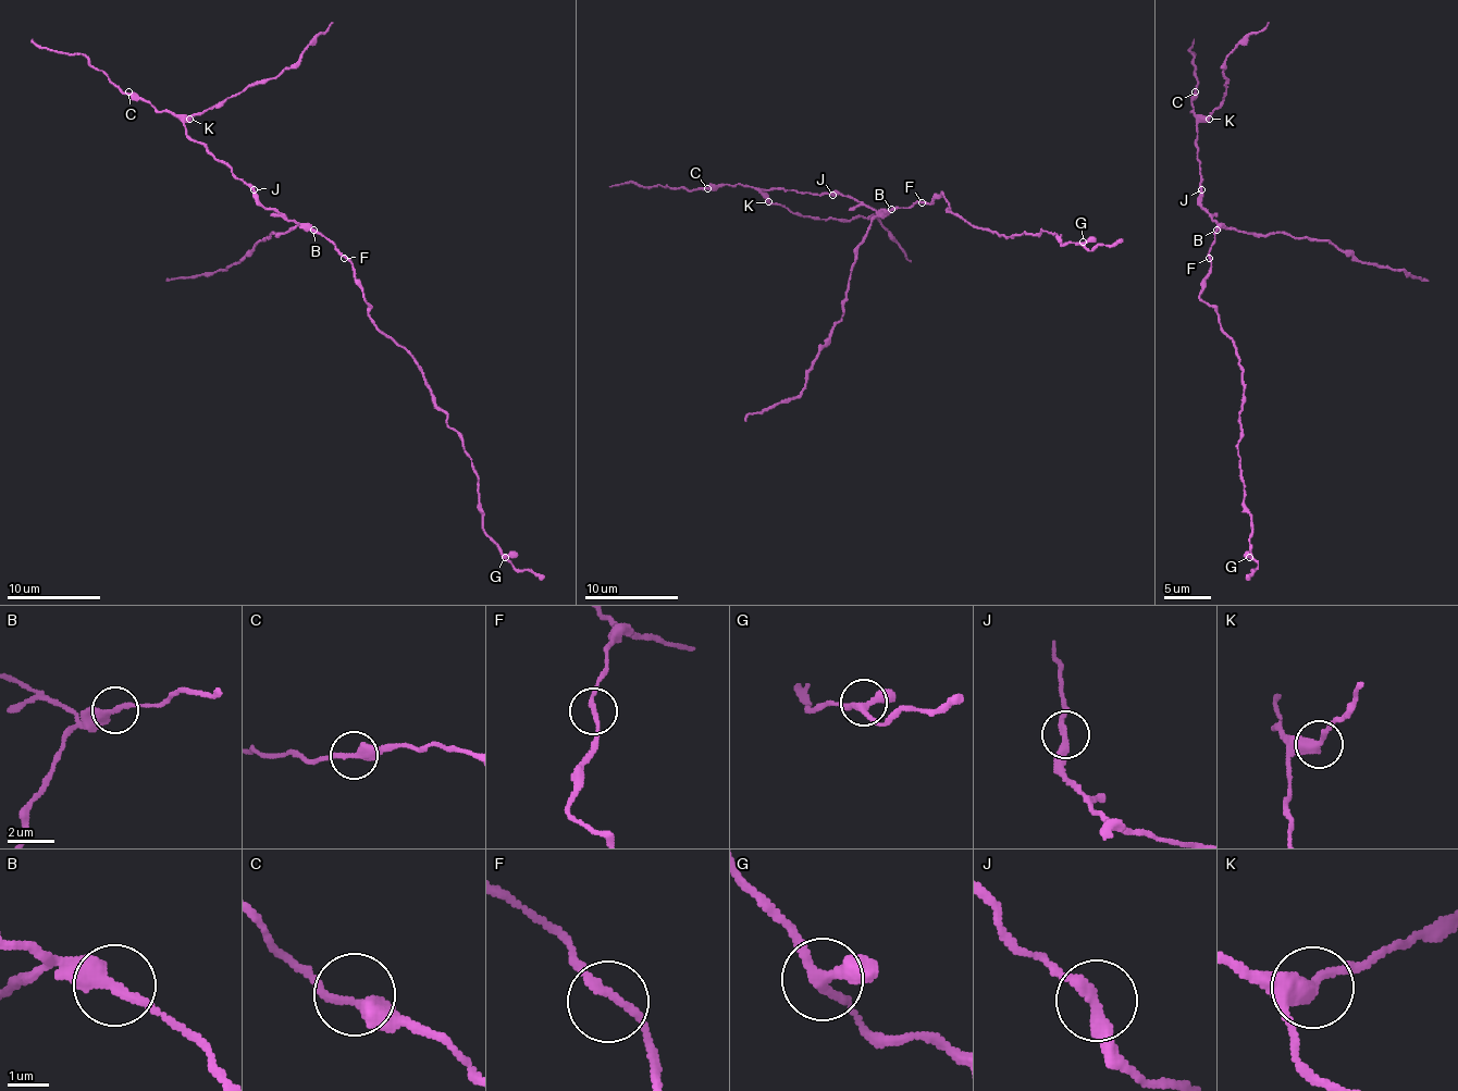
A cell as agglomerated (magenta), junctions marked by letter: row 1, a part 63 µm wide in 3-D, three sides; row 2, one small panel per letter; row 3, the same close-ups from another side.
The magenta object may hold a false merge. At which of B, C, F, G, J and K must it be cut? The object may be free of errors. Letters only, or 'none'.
K

